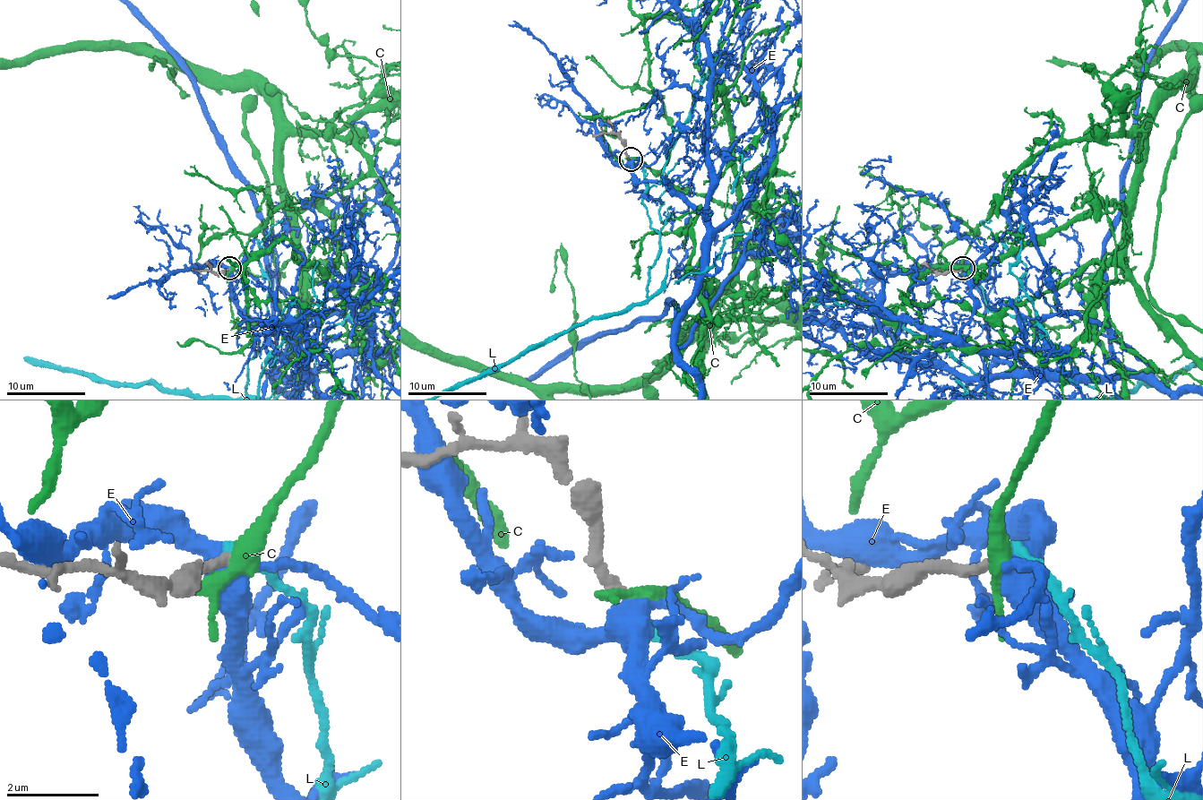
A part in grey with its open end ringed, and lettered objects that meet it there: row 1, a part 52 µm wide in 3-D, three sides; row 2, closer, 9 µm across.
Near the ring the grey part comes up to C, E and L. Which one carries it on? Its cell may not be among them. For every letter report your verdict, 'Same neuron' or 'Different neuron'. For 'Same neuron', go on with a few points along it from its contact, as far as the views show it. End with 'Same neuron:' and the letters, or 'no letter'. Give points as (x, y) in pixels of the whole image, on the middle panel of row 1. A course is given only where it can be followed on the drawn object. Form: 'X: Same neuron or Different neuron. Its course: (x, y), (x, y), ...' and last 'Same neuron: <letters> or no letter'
C: Different neuron
E: Different neuron
L: Same neuron
Same neuron: L

